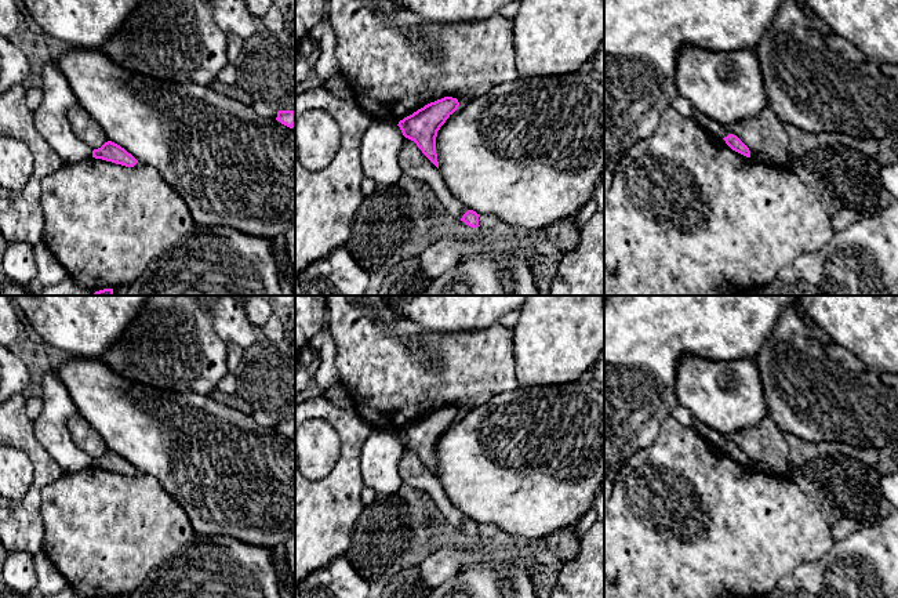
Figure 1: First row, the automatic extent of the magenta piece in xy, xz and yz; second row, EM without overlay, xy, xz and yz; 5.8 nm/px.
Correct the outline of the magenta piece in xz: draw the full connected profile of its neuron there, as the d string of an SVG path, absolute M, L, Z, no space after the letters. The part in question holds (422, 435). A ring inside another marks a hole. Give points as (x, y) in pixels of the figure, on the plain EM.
M444 406L425 414L399 431L403 445L417 453L422 463L439 478L436 446L446 430L458 418L457 407Z

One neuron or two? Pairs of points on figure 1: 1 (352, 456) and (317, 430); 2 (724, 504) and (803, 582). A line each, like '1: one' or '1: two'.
1: two
2: two

